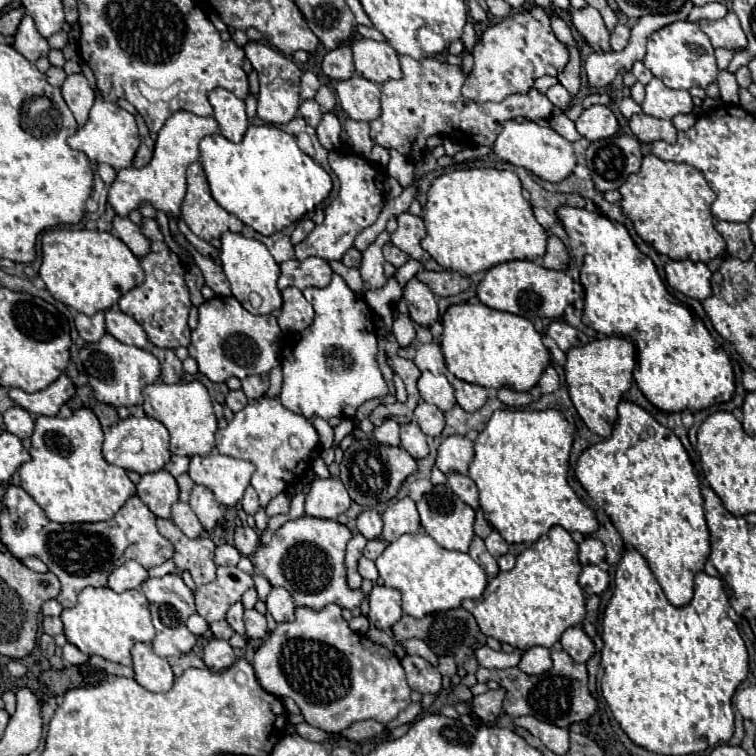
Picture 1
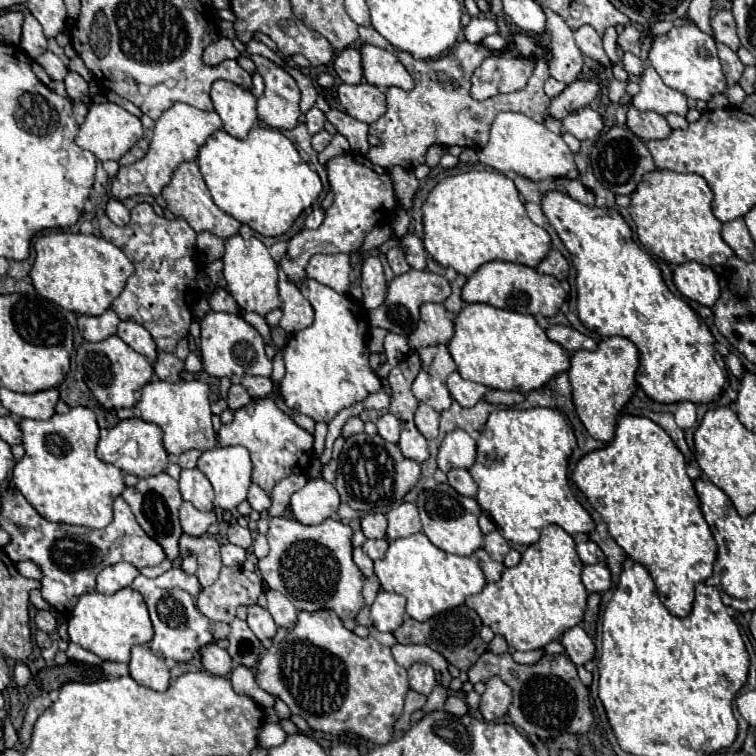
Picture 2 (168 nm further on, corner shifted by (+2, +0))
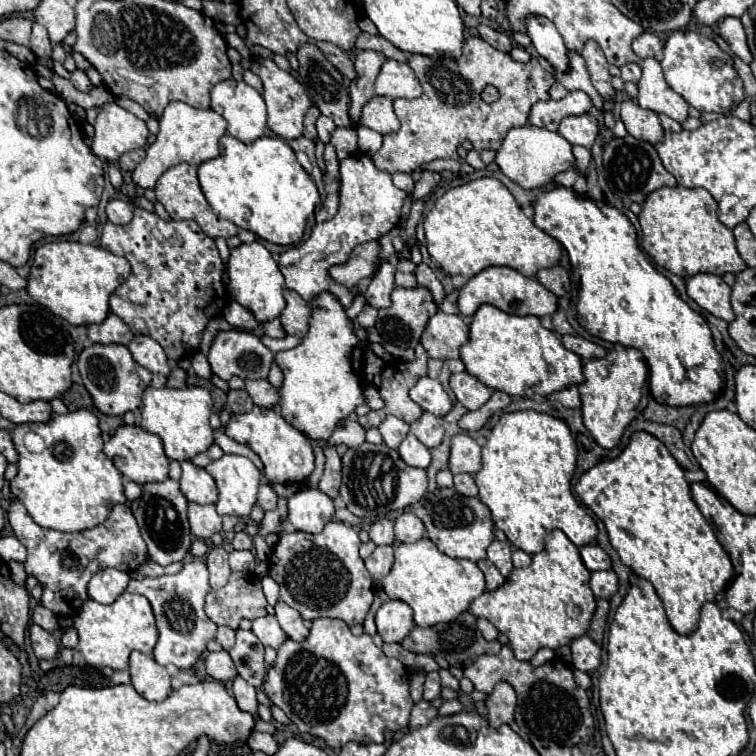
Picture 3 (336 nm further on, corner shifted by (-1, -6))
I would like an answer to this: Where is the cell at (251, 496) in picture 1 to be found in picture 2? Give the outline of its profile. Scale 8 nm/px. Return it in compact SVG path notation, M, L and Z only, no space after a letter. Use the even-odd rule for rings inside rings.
M252 484L250 486L250 492L248 492L248 502L250 506L256 510L256 512L264 512L270 508L270 496L258 486L258 484Z

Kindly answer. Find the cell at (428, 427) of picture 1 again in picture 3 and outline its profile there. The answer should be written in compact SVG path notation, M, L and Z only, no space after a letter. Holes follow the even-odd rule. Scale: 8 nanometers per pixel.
M423 412L421 418L411 424L411 432L427 448L435 448L443 439L443 417L433 416L431 412Z

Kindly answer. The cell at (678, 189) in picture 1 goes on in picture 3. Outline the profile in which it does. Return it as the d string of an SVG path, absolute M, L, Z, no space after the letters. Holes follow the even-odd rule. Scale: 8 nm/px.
M665 186L653 190L643 202L639 224L643 230L643 250L659 266L681 278L691 278L699 272L715 276L723 276L725 272L739 274L747 268L735 248L733 232L719 222L717 202L705 188Z

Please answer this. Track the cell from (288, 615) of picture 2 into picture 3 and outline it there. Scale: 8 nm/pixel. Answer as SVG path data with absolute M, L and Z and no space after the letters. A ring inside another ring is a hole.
M277 602L275 604L275 616L279 620L279 626L285 630L285 634L291 638L291 640L303 640L307 638L309 630L307 626L303 624L303 618L299 616L299 612L291 606L287 606L285 602Z

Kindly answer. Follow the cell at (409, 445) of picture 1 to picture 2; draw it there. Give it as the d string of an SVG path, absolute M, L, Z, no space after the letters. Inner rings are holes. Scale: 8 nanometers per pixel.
M404 422L402 424L402 434L400 434L400 442L398 442L402 454L410 460L416 462L424 462L428 460L428 442L426 438L418 432L414 422Z

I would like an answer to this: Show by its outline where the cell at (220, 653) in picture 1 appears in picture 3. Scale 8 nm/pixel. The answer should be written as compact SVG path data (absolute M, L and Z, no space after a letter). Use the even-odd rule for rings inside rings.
M225 650L209 652L205 666L207 666L207 674L213 676L215 680L219 680L219 682L229 682L237 676L235 664L231 662L231 656Z

